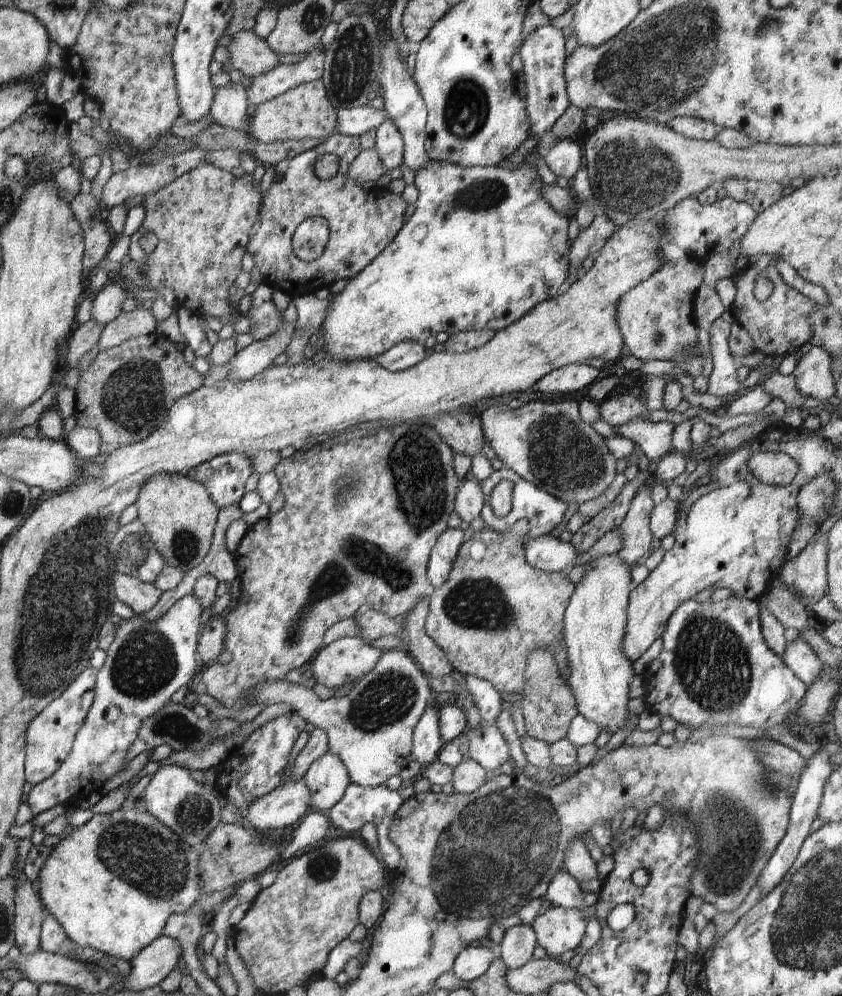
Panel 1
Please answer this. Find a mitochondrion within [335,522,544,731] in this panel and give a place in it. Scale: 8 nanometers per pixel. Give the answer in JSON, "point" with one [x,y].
{"point":[475,602]}

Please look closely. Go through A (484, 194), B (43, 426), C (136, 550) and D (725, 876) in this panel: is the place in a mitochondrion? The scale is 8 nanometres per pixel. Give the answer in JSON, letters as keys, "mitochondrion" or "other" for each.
{"A":"mitochondrion","B":"other","C":"mitochondrion","D":"mitochondrion"}

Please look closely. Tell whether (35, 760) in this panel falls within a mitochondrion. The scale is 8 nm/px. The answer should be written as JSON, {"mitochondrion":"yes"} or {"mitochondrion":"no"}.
{"mitochondrion":"no"}

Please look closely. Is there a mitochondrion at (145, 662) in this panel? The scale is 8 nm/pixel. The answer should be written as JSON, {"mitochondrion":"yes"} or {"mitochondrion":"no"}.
{"mitochondrion":"yes"}

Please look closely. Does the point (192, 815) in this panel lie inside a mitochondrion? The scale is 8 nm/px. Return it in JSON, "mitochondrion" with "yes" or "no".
{"mitochondrion":"yes"}

